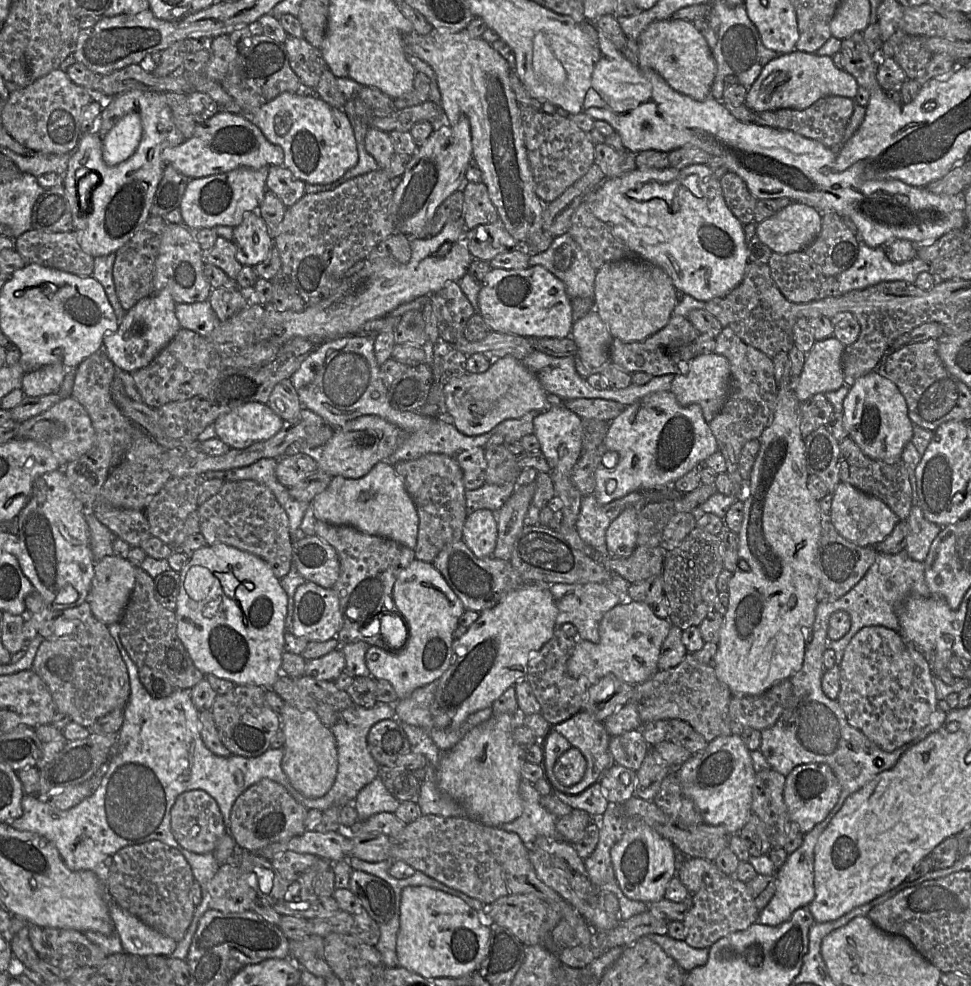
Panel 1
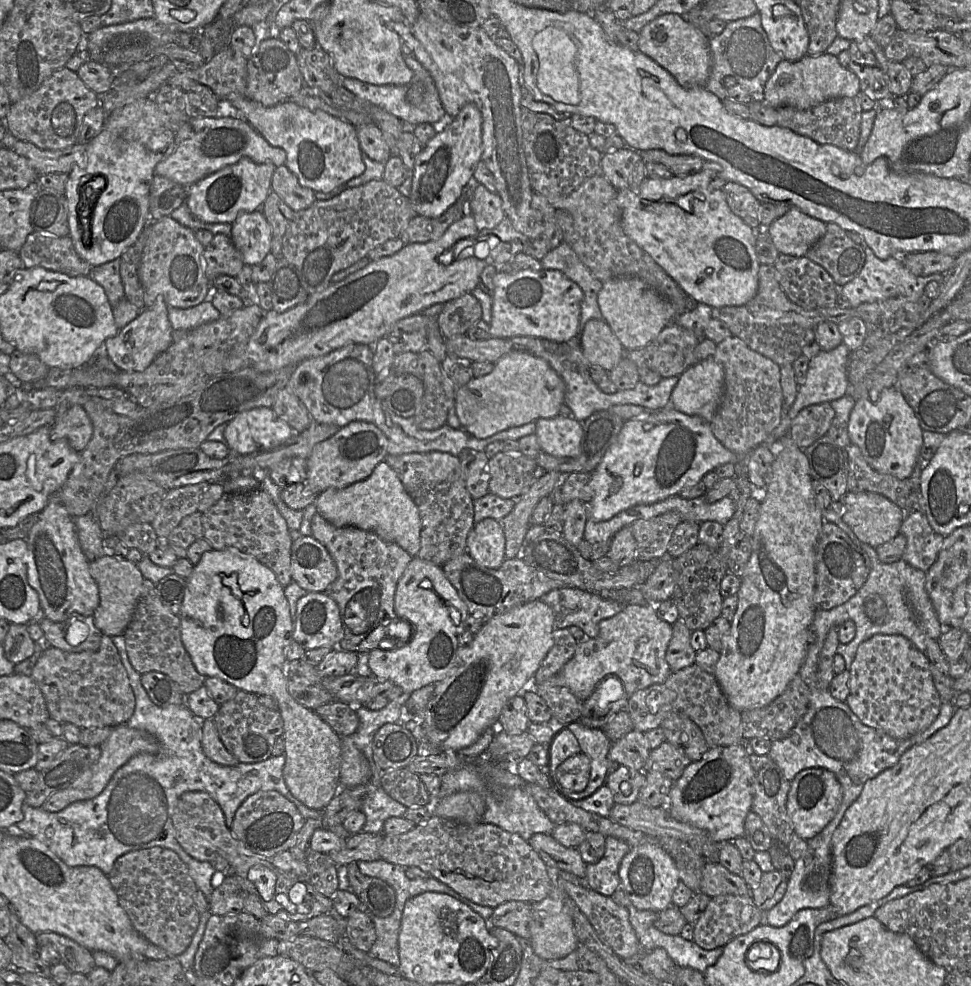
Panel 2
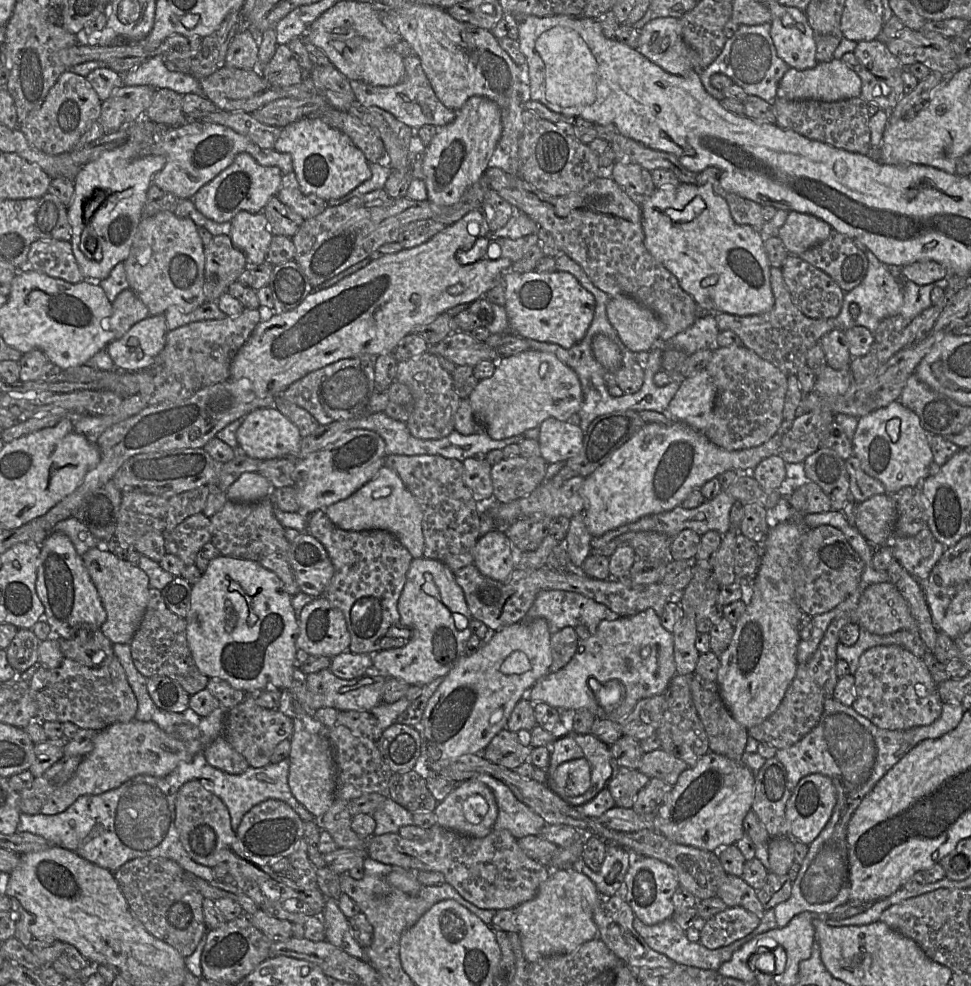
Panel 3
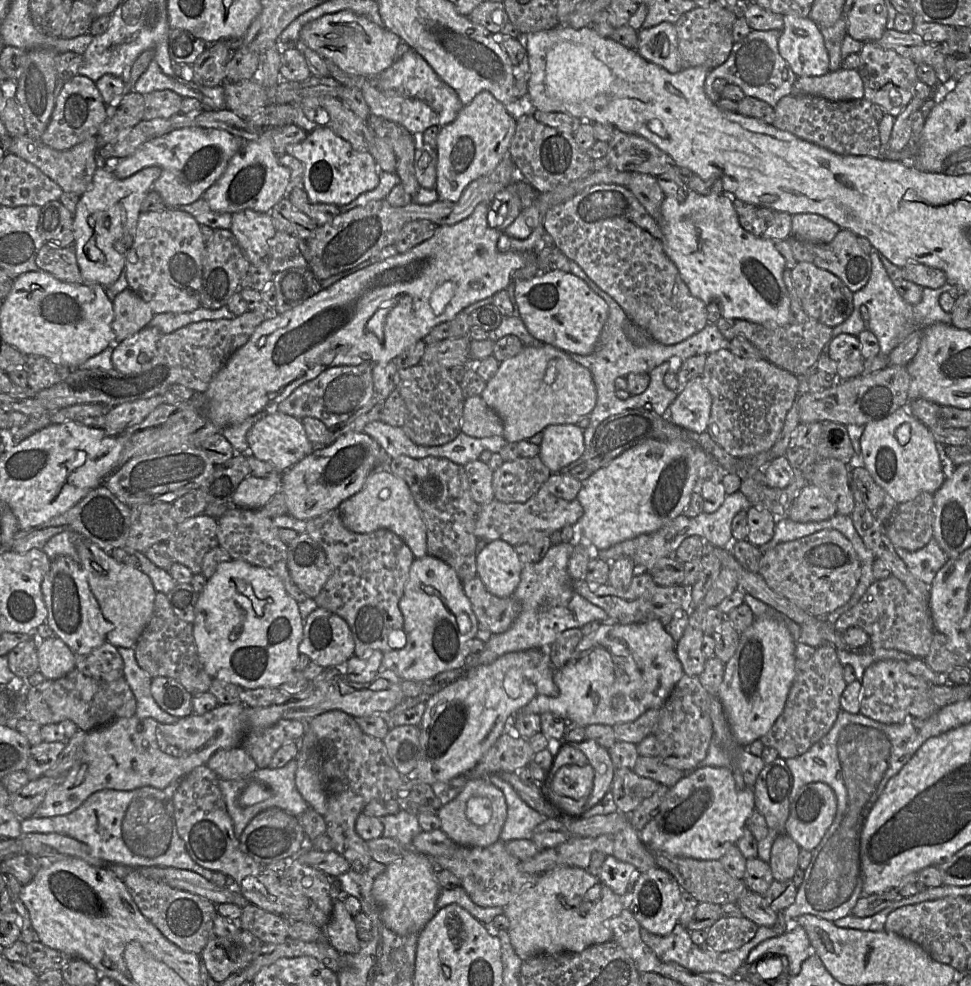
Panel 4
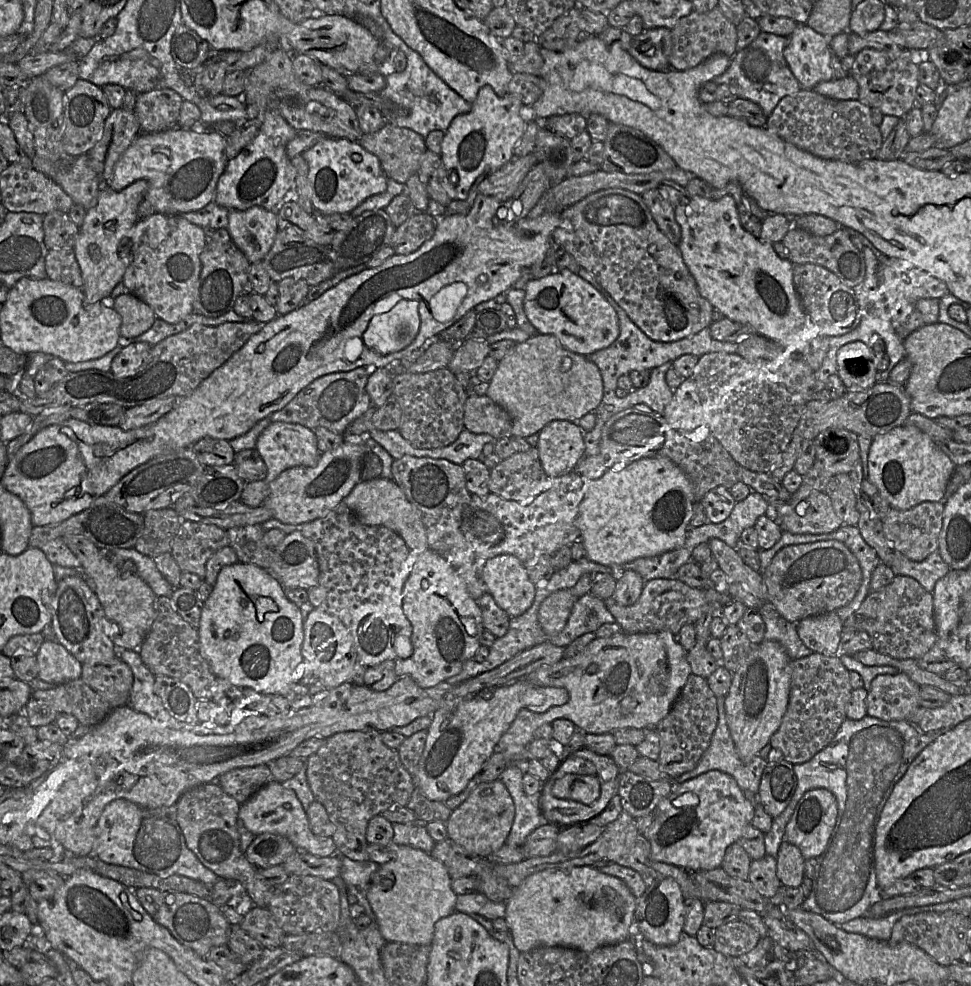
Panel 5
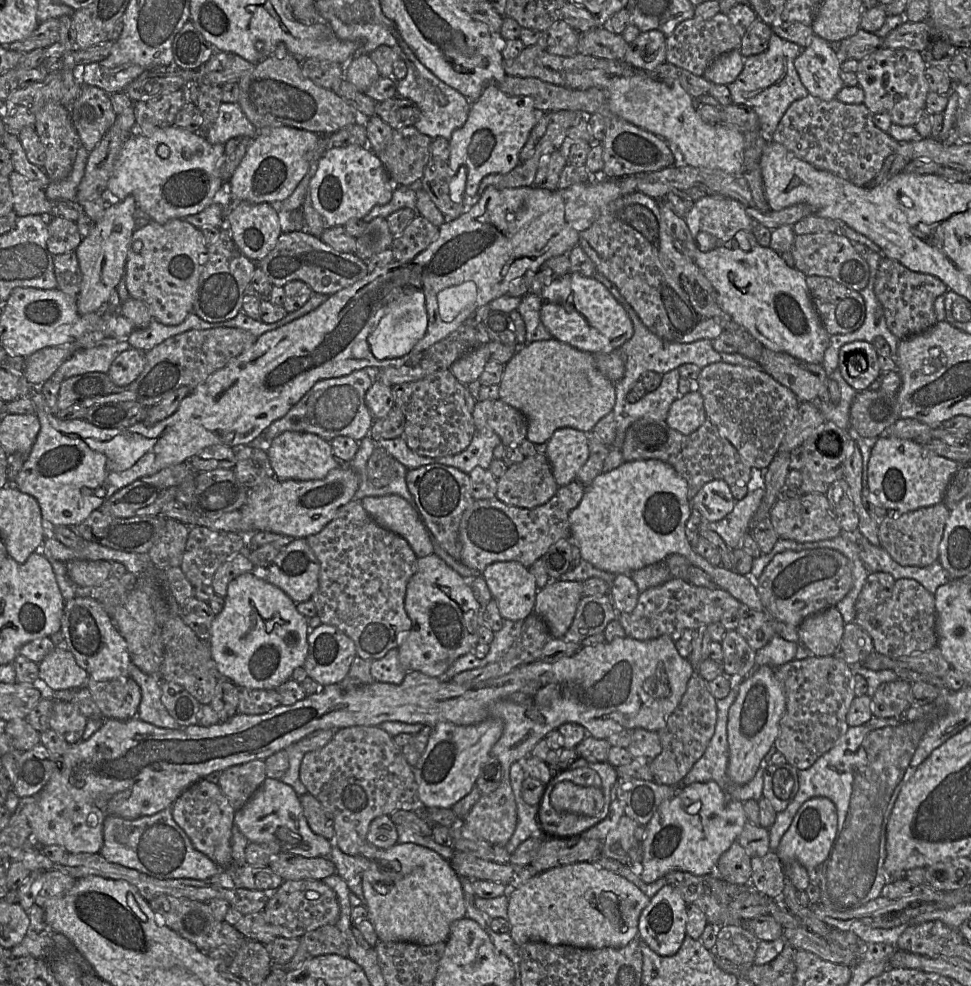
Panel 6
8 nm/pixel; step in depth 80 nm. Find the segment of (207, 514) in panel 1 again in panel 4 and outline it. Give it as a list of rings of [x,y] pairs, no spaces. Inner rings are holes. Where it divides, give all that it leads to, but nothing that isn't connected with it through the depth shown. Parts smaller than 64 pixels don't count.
[[[230,506],[217,518],[217,538],[221,548],[226,550],[232,559],[246,561],[252,565],[263,567],[274,572],[282,581],[285,591],[297,603],[308,596],[293,582],[288,566],[288,545],[279,538],[279,529],[273,519],[264,515],[261,510],[252,510]]]

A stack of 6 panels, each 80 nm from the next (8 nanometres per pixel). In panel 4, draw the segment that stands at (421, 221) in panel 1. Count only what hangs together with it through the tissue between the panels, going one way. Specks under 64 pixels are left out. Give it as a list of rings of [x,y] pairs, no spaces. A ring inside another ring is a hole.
[[[489,91],[477,94],[472,102],[464,106],[456,119],[440,128],[437,137],[437,177],[435,190],[438,200],[456,202],[464,190],[475,179],[491,173],[499,165],[509,148],[517,126],[517,120],[508,112],[505,105],[499,102]]]

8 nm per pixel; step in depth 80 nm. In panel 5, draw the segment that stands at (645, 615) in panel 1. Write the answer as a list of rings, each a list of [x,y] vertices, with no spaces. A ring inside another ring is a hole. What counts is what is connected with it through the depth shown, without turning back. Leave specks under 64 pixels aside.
[[[623,631],[606,638],[595,638],[585,648],[571,658],[541,666],[519,680],[542,687],[564,688],[568,701],[560,706],[553,706],[545,712],[521,709],[509,729],[502,735],[496,750],[504,752],[509,747],[527,748],[535,739],[534,732],[543,724],[551,724],[556,719],[567,719],[575,724],[578,730],[591,734],[613,733],[621,728],[639,728],[652,730],[668,715],[679,697],[688,677],[692,674],[687,661],[687,651],[677,642],[669,631],[629,634]]]

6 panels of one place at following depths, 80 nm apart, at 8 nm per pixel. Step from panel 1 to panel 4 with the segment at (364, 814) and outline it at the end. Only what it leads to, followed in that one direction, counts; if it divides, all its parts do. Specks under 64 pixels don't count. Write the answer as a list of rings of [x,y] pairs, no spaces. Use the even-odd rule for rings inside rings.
[[[402,809],[397,814],[379,819],[384,826],[382,837],[393,838],[403,846],[412,846],[414,837],[423,831],[417,816]]]

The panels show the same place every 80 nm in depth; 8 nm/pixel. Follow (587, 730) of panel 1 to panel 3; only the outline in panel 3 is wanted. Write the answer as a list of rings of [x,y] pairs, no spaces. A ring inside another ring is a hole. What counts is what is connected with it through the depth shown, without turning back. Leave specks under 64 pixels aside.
[[[571,733],[571,735],[582,749],[584,757],[590,764],[590,786],[584,794],[576,797],[568,797],[560,788],[556,786],[554,778],[548,777],[548,774],[547,786],[561,799],[577,808],[580,805],[591,801],[602,789],[607,787],[609,780],[612,778],[613,766],[609,745],[599,740],[591,733]]]

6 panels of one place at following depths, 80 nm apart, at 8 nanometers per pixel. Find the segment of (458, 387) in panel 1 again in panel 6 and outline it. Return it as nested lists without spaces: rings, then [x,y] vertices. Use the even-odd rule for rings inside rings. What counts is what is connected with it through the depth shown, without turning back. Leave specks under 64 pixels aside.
[[[552,338],[534,341],[520,346],[504,365],[499,384],[499,399],[525,415],[528,421],[526,439],[533,444],[546,444],[553,433],[560,428],[573,428],[585,433],[592,432],[597,422],[612,412],[615,388],[597,368],[594,355],[580,352]]]

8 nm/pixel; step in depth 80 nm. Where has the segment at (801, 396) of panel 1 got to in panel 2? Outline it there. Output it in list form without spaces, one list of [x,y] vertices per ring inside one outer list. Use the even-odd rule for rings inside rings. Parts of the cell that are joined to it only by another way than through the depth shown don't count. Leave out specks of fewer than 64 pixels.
[[[842,343],[830,351],[821,350],[809,360],[806,381],[803,385],[799,386],[796,399],[788,412],[791,419],[795,418],[807,406],[830,403],[846,395],[850,387],[847,375],[849,354],[848,347]]]

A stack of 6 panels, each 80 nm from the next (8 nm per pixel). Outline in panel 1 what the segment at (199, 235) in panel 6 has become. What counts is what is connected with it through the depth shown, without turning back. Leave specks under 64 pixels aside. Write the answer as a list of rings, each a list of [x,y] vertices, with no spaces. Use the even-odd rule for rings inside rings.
[[[167,222],[154,264],[153,293],[168,289],[178,304],[204,302],[209,299],[212,286],[203,273],[204,253],[186,225]]]

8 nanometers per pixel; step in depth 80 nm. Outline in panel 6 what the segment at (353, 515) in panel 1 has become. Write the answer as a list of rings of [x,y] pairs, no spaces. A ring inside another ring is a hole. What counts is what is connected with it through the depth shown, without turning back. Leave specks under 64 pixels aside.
[[[398,495],[368,496],[360,500],[363,508],[381,527],[402,536],[418,558],[434,553],[432,537],[422,521],[417,509]]]

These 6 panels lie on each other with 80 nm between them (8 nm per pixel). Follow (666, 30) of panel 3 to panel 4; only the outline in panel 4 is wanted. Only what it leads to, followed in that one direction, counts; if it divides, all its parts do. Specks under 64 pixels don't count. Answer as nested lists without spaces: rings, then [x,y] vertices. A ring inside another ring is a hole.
[[[662,22],[638,32],[636,52],[646,61],[656,64],[669,73],[682,70],[675,25]]]

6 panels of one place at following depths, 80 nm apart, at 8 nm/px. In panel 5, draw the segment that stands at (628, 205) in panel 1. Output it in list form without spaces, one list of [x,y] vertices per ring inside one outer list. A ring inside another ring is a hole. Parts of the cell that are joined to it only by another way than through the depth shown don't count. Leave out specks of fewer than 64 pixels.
[[[695,195],[691,197],[687,205],[678,205],[674,207],[674,213],[675,219],[681,227],[681,240],[677,247],[681,252],[682,258],[688,267],[689,272],[695,279],[701,296],[708,300],[714,309],[719,311],[729,320],[752,327],[757,334],[783,346],[786,351],[793,352],[793,354],[798,354],[802,357],[807,355],[809,353],[810,343],[812,339],[819,335],[820,328],[809,319],[803,307],[802,300],[795,283],[794,264],[789,260],[781,258],[775,251],[773,244],[761,241],[742,227],[734,197],[726,195],[721,199],[708,199]]]

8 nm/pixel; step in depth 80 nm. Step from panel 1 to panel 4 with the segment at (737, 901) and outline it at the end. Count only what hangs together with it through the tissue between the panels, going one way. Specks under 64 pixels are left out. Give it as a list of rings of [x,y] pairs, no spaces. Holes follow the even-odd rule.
[[[723,916],[709,928],[705,944],[716,952],[737,950],[751,941],[757,930],[744,916]]]

